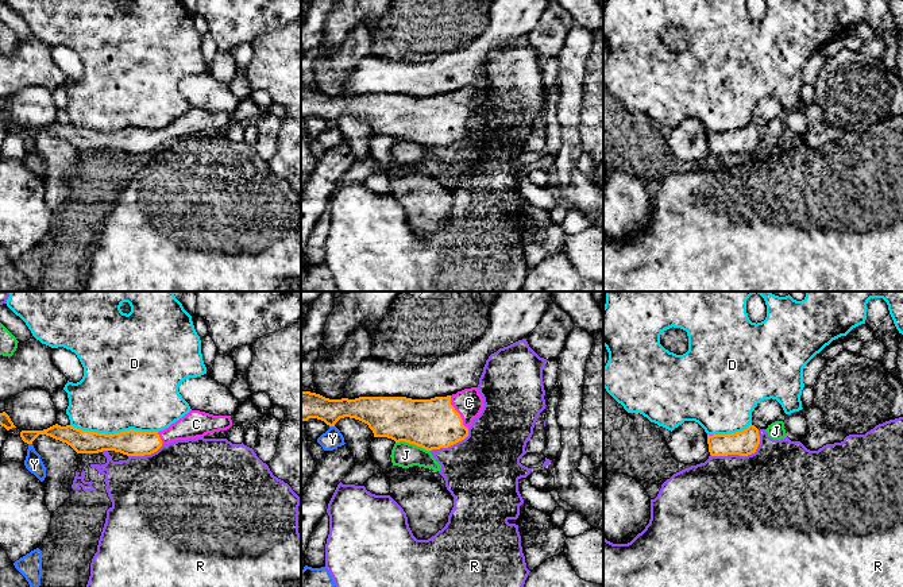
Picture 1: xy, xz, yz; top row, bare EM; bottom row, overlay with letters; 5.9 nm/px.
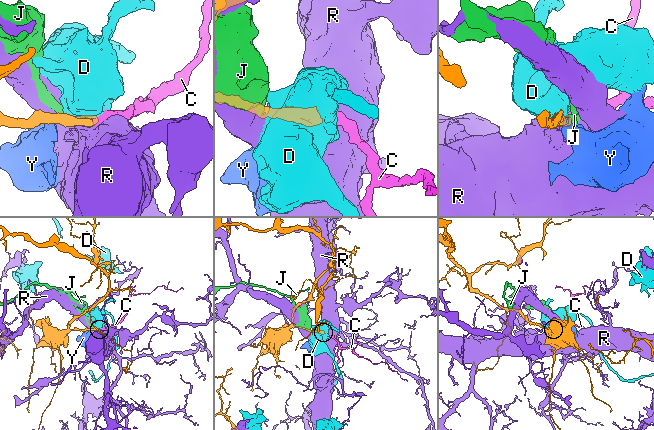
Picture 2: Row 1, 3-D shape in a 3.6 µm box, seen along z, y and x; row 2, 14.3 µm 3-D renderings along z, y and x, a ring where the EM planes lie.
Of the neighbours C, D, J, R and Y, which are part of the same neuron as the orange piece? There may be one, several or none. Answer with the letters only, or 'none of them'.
C

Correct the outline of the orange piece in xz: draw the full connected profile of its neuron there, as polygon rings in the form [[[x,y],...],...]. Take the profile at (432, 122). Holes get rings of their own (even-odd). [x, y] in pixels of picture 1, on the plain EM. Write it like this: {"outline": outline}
{"outline": [[[478,85],[447,94],[359,94],[329,97],[301,89],[301,119],[317,116],[329,124],[344,115],[368,123],[374,135],[405,139],[427,148],[448,146],[468,134],[468,125],[483,107]]]}

